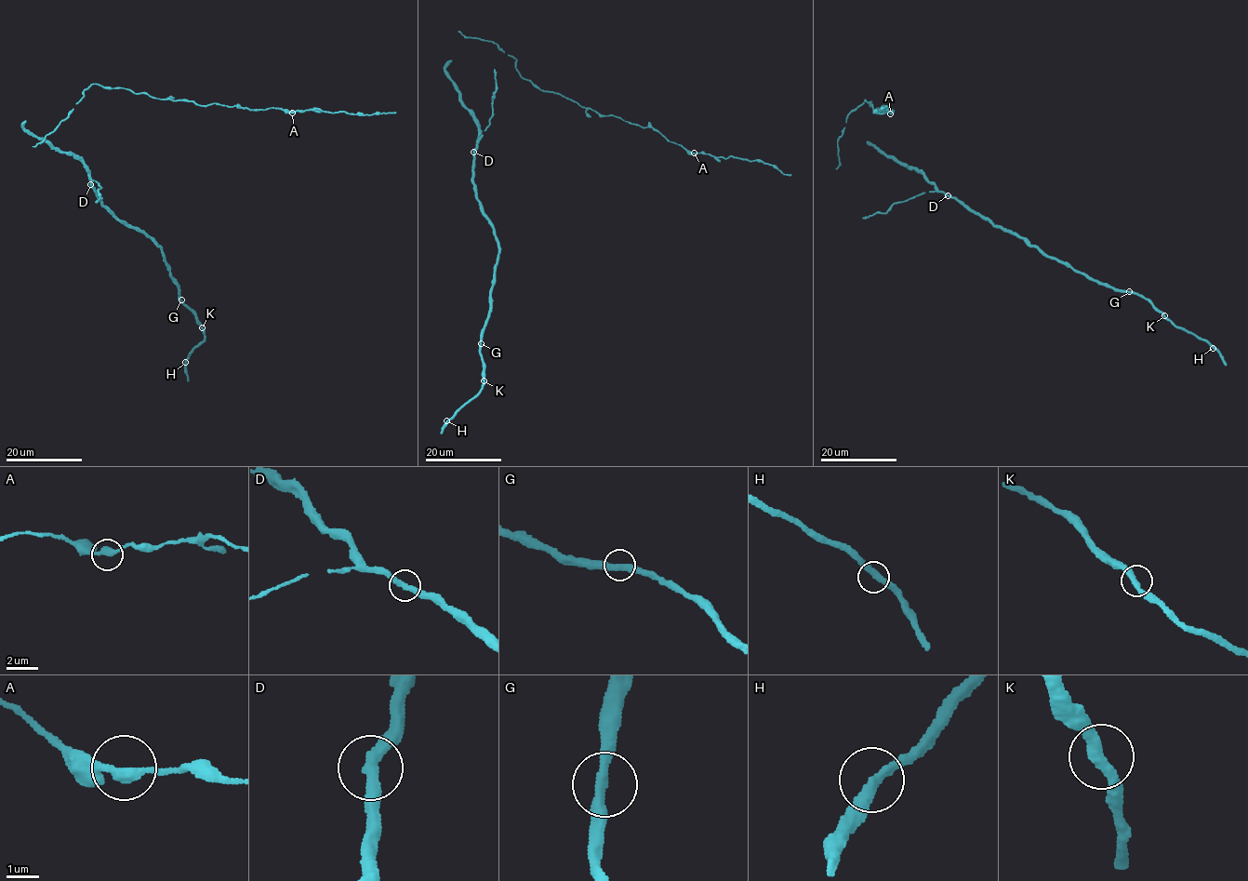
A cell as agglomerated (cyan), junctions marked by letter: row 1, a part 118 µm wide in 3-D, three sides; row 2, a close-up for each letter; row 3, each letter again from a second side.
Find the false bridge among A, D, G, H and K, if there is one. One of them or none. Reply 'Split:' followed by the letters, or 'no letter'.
Split: no letter

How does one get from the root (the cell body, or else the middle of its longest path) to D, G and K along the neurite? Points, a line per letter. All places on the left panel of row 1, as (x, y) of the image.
D: (33, 134), (81, 161), (87, 170), (90, 185)
G: (33, 134), (81, 161), (102, 204), (121, 220), (159, 245), (181, 300)
K: (33, 134), (81, 161), (102, 204), (121, 220), (160, 246), (179, 287), (179, 299), (202, 327)

